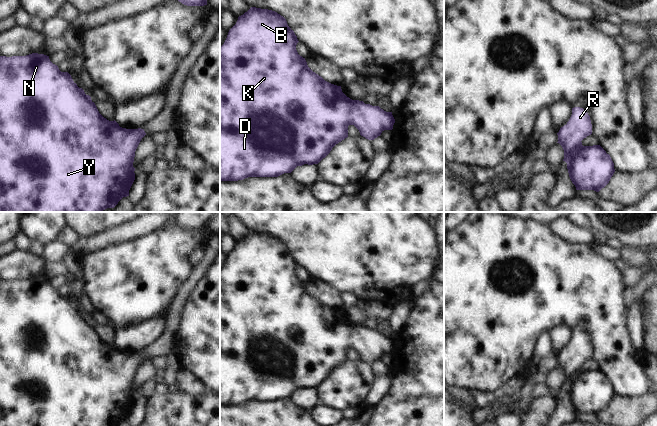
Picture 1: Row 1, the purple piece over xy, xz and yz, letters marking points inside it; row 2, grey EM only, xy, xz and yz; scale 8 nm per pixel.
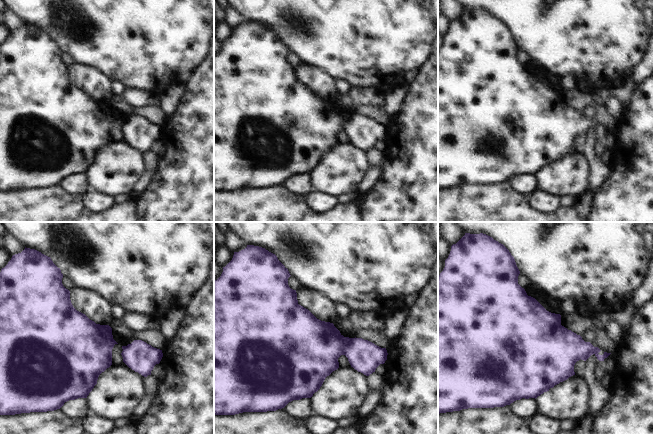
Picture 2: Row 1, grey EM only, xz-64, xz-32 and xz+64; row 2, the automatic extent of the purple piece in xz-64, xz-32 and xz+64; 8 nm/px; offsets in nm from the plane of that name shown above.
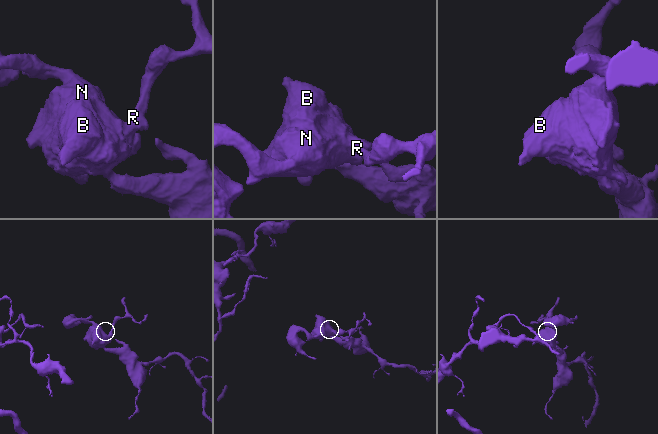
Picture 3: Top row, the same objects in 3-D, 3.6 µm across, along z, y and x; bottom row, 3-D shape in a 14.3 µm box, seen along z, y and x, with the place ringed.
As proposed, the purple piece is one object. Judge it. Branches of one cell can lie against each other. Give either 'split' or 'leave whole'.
leave whole

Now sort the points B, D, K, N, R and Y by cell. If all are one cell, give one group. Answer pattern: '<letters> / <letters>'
B D K N R Y

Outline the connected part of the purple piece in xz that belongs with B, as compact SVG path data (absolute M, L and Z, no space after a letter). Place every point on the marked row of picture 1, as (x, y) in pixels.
M251 7L238 17L236 24L229 30L224 44L220 46L220 181L238 181L248 177L278 177L284 173L291 173L297 166L318 164L336 144L348 137L349 125L354 125L360 135L368 140L374 140L384 130L393 129L395 119L392 112L350 99L342 92L341 86L331 84L313 72L305 58L298 54L296 50L298 42L297 36L283 16L272 10Z

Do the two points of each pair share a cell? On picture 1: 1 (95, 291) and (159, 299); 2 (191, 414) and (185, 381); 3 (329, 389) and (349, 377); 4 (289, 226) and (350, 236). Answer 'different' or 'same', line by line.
1: same
2: different
3: same
4: same

